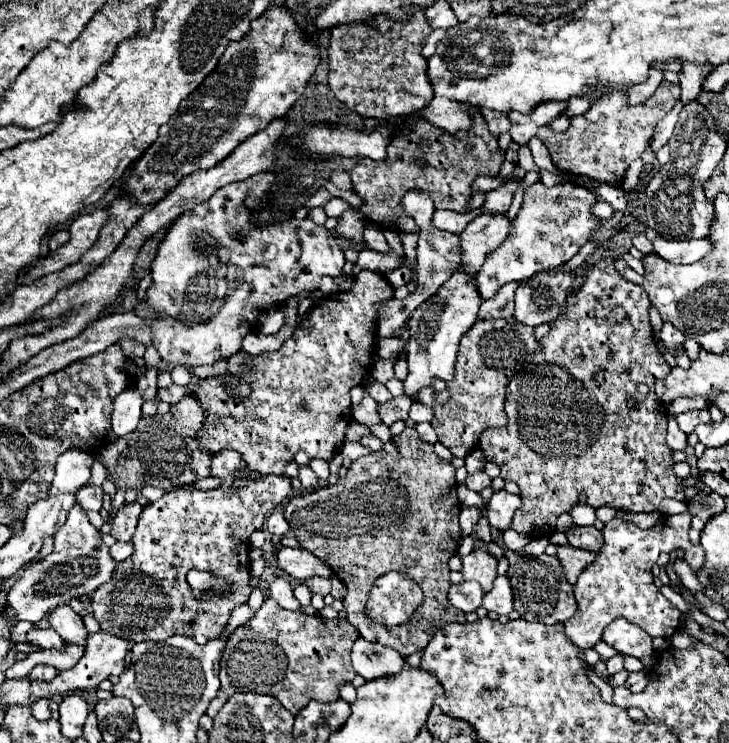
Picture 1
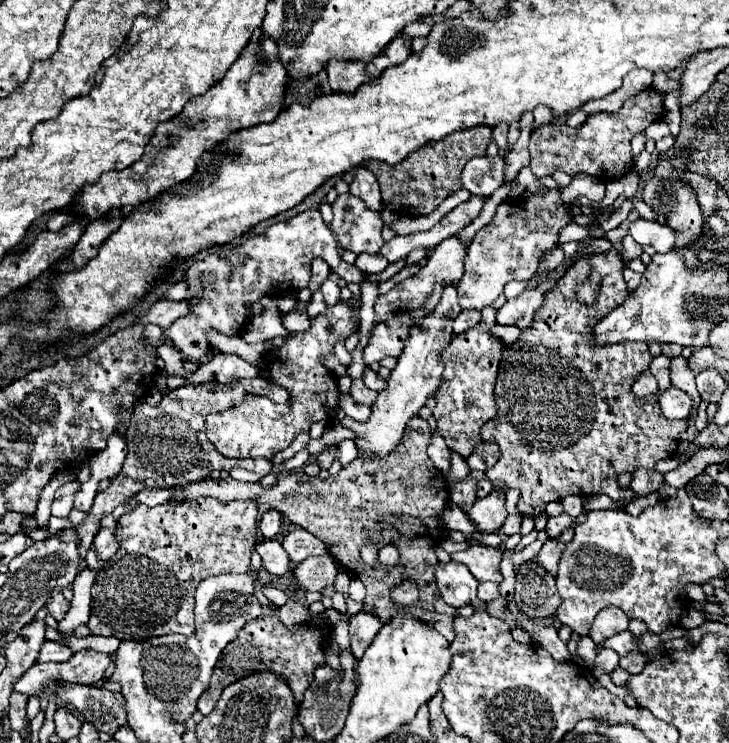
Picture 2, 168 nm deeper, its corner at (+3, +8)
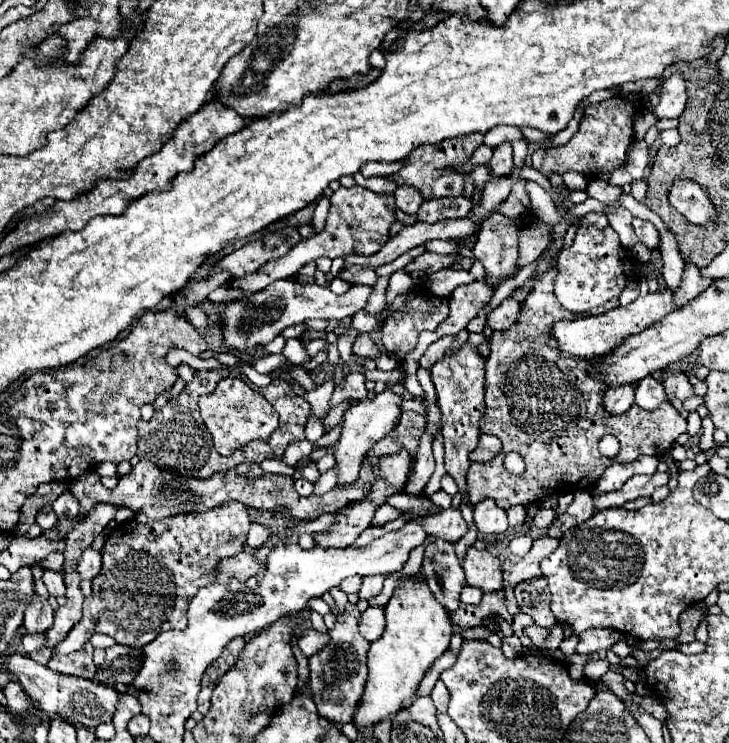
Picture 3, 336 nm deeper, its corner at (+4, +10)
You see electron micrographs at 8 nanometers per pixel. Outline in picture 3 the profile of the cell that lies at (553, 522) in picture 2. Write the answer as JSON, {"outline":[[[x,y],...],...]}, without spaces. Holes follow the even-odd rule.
{"outline":[[[538,508],[536,516],[534,516],[534,526],[546,530],[546,528],[552,526],[554,518],[556,518],[556,512],[552,508]]]}

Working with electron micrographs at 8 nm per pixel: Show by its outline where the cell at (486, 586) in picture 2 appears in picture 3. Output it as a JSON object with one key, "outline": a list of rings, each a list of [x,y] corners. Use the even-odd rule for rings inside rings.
{"outline":[[[464,586],[462,594],[460,594],[460,600],[464,604],[470,604],[470,606],[478,606],[480,600],[482,600],[482,590],[474,588],[474,586]]]}

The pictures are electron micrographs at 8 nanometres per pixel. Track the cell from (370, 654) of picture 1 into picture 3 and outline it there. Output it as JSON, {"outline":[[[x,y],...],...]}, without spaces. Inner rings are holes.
{"outline":[[[370,606],[364,614],[362,614],[362,622],[360,622],[360,634],[368,640],[374,642],[382,636],[384,630],[384,610],[380,606]]]}

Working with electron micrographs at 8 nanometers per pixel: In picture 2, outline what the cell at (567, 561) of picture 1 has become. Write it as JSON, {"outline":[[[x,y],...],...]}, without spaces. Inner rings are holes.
{"outline":[[[547,540],[535,560],[537,560],[543,568],[547,568],[547,572],[551,572],[551,574],[555,576],[555,574],[557,574],[557,568],[559,568],[559,560],[561,560],[561,556],[563,556],[563,550],[565,550],[565,544],[563,544],[563,542]]]}

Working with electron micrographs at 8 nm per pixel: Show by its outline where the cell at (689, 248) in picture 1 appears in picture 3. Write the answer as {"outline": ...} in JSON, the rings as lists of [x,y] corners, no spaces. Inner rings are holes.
{"outline":[[[634,218],[632,226],[634,226],[636,236],[640,238],[640,242],[642,242],[644,246],[656,248],[656,246],[660,244],[660,234],[658,234],[658,230],[656,230],[654,224],[650,224],[650,222],[646,222],[646,220],[640,220],[640,218]]]}

